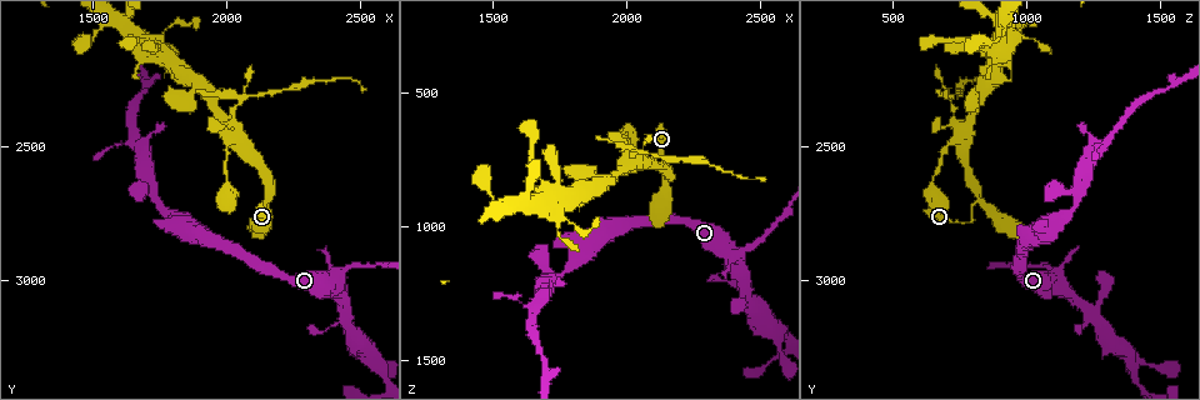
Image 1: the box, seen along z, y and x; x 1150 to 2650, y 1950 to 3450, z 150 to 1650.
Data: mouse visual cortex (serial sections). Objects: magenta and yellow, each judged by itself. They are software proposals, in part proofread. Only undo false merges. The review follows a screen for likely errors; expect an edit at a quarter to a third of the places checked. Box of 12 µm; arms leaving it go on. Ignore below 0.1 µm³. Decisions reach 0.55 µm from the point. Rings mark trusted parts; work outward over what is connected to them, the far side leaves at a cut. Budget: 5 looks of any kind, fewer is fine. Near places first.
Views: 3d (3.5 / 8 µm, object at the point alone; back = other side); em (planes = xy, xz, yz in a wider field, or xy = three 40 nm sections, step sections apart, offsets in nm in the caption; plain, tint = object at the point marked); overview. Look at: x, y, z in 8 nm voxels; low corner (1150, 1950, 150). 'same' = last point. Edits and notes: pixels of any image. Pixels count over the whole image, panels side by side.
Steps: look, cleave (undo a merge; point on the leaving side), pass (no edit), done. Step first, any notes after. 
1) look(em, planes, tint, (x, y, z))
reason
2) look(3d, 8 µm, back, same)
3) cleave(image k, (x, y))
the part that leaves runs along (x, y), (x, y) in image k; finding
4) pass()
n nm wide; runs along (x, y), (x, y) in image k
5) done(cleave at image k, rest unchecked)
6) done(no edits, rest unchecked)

look(3d, 8 µm, (2410, 2980, 1110))
thin arm on a thick one

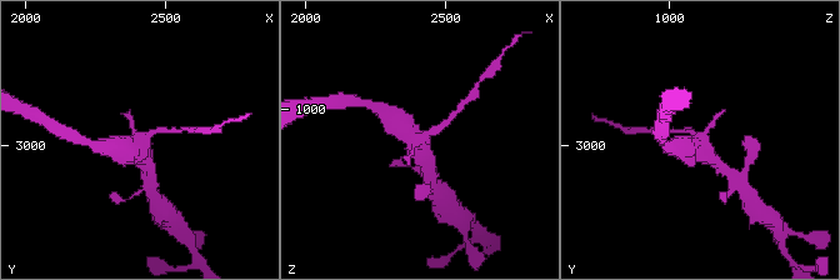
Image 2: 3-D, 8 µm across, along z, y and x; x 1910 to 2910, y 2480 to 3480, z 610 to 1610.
look(em, xy, step 2, tint, (2420, 2990, 1100))
need the tissue

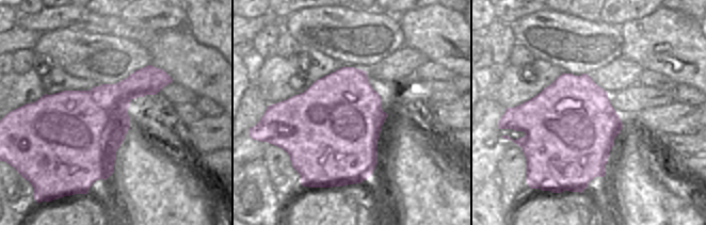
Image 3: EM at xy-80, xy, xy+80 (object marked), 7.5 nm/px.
cleave(image 2, (446, 121))
a second cell is stuck on

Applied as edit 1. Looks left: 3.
look(overview)
see it whole again

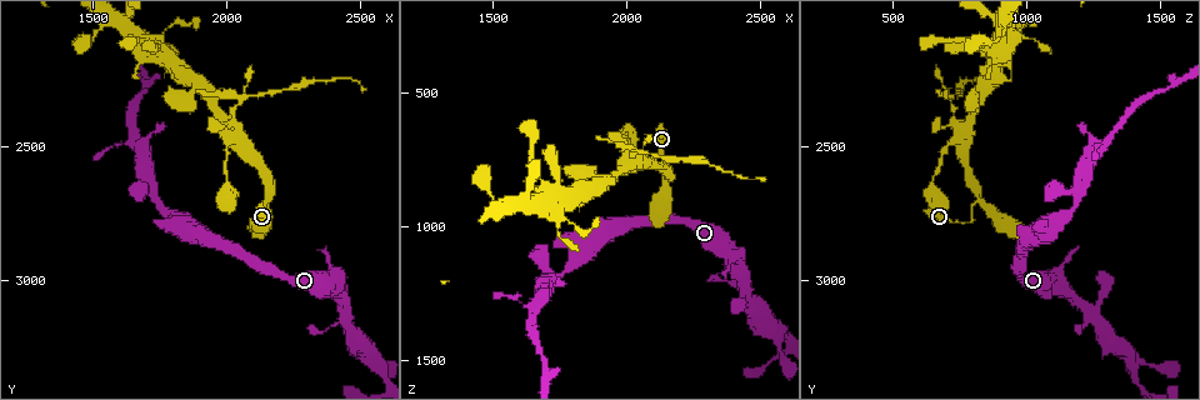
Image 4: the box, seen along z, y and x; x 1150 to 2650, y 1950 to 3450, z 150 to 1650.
look(3d, 8 µm, (2040, 2320, 720))
narrows sharply

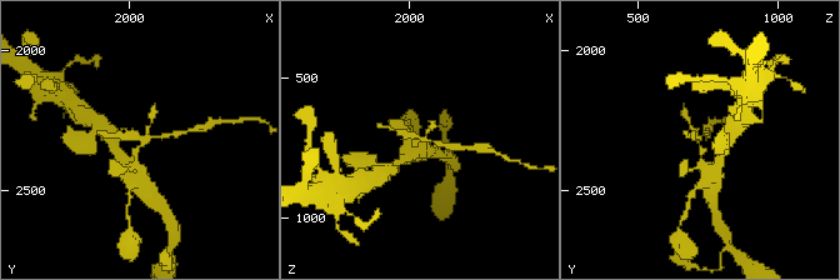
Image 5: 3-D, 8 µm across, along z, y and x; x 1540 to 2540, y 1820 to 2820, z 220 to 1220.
look(em, xy, step 1, tint, (2050, 2330, 730))

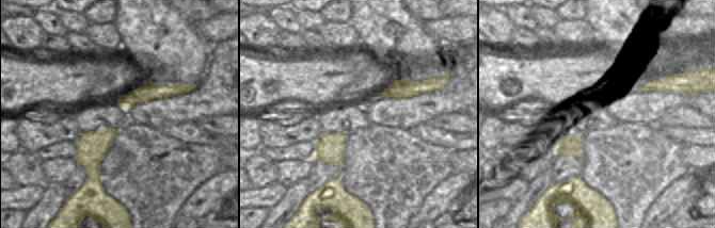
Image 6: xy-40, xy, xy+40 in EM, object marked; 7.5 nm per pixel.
cleave(image 5, (453, 146))
the part that leaves runs along (425, 139), (441, 146), (476, 149) in image 5; two cells meet here

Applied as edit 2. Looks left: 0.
done(cleave at image 2, cleave at image 5, rest unchecked)

